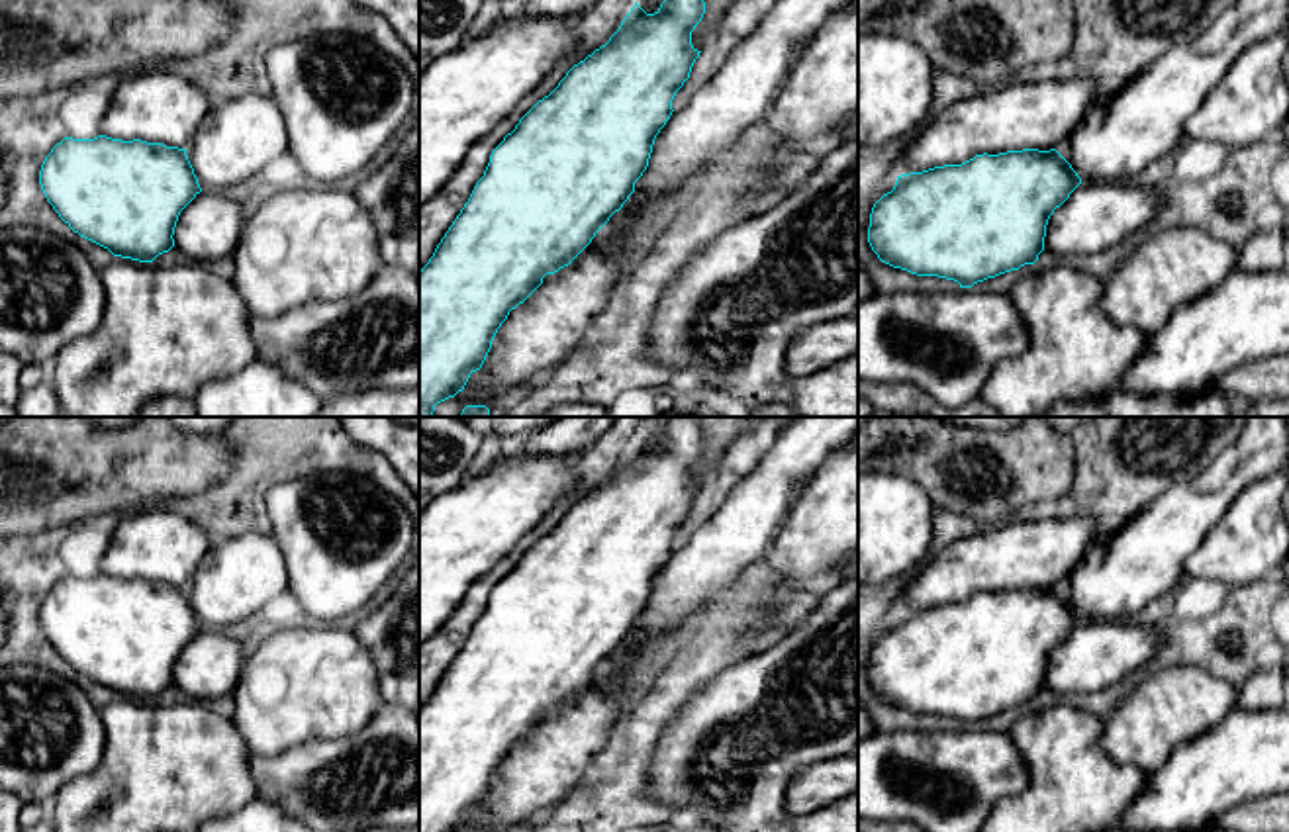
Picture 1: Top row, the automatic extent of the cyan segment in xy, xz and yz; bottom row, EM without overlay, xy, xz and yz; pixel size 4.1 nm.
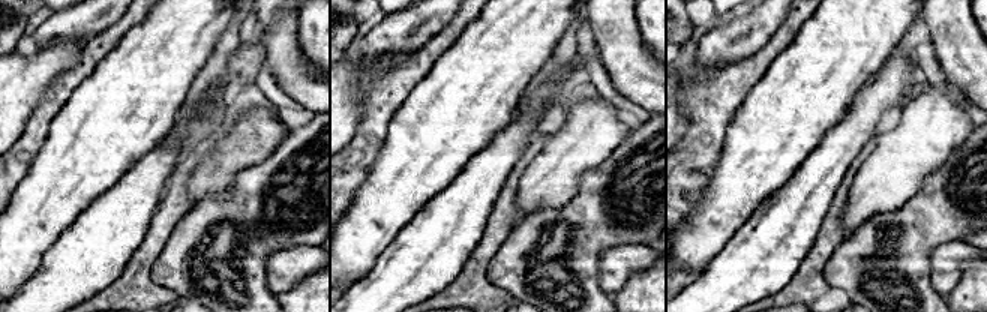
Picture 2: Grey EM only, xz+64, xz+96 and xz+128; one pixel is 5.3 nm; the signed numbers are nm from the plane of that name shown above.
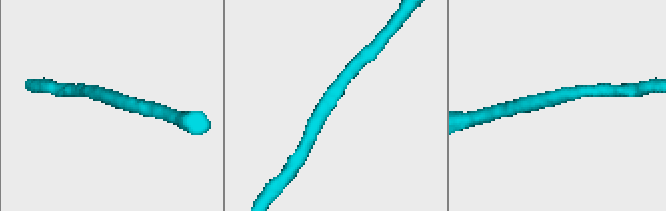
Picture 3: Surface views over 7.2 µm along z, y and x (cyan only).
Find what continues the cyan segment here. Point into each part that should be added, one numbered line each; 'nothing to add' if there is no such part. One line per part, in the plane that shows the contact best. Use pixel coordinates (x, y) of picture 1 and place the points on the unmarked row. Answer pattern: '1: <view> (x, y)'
nothing to add

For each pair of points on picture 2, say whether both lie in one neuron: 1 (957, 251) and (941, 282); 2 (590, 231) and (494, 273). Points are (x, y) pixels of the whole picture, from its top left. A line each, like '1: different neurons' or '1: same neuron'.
1: same neuron
2: same neuron

